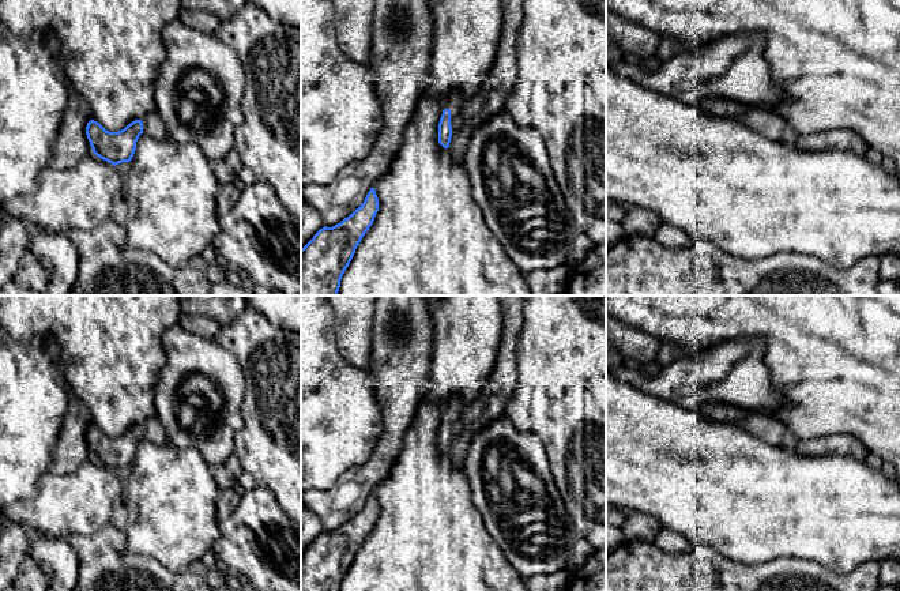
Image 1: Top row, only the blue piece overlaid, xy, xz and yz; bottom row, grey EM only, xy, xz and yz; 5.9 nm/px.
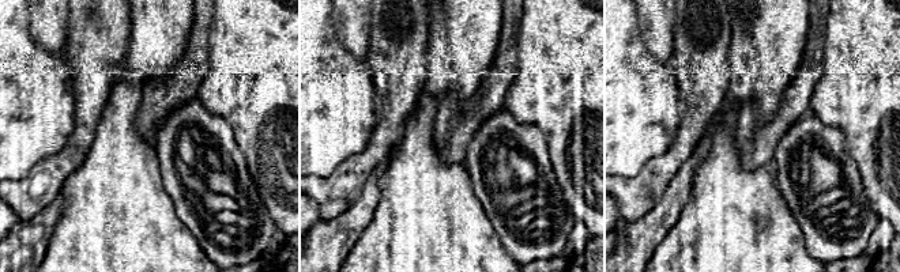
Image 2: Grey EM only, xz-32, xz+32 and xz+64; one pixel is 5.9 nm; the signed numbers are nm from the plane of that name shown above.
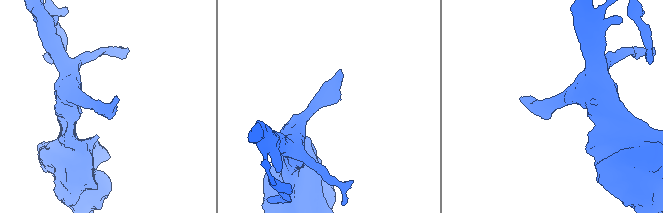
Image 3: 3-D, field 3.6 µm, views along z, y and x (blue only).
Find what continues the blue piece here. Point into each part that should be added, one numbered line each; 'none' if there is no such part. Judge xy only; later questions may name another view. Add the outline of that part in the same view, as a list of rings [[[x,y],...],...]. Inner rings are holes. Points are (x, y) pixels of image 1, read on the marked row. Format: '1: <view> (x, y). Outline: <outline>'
1: xy (153, 124). Outline: [[[157,110],[144,116],[142,123],[143,135],[151,136],[157,140],[169,138],[167,127]]]

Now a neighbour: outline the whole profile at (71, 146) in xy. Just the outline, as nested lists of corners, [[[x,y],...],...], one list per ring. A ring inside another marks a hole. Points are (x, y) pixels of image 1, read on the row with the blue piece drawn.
[[[69,91],[48,167],[67,170],[75,167],[86,155],[93,153],[86,135],[86,127],[90,120],[91,108],[89,102]]]

